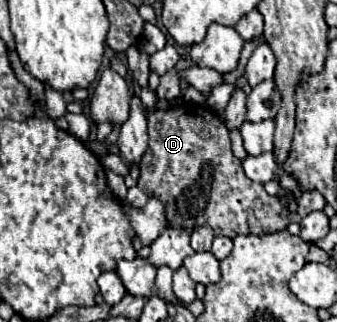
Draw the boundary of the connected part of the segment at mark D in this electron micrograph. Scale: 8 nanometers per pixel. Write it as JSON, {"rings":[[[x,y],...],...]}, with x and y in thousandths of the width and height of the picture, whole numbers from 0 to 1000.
{"rings":[[[546,320],[516,339],[475,339],[439,363],[439,425],[439,463],[415,500],[409,581],[427,587],[439,612],[463,612],[493,637],[493,674],[510,705],[576,711],[617,699],[641,730],[694,742],[718,724],[819,724],[849,711],[861,693],[861,668],[843,649],[837,624],[795,606],[772,568],[736,562],[712,494],[688,475],[677,394],[665,388],[659,363],[647,363],[623,332]]]}

